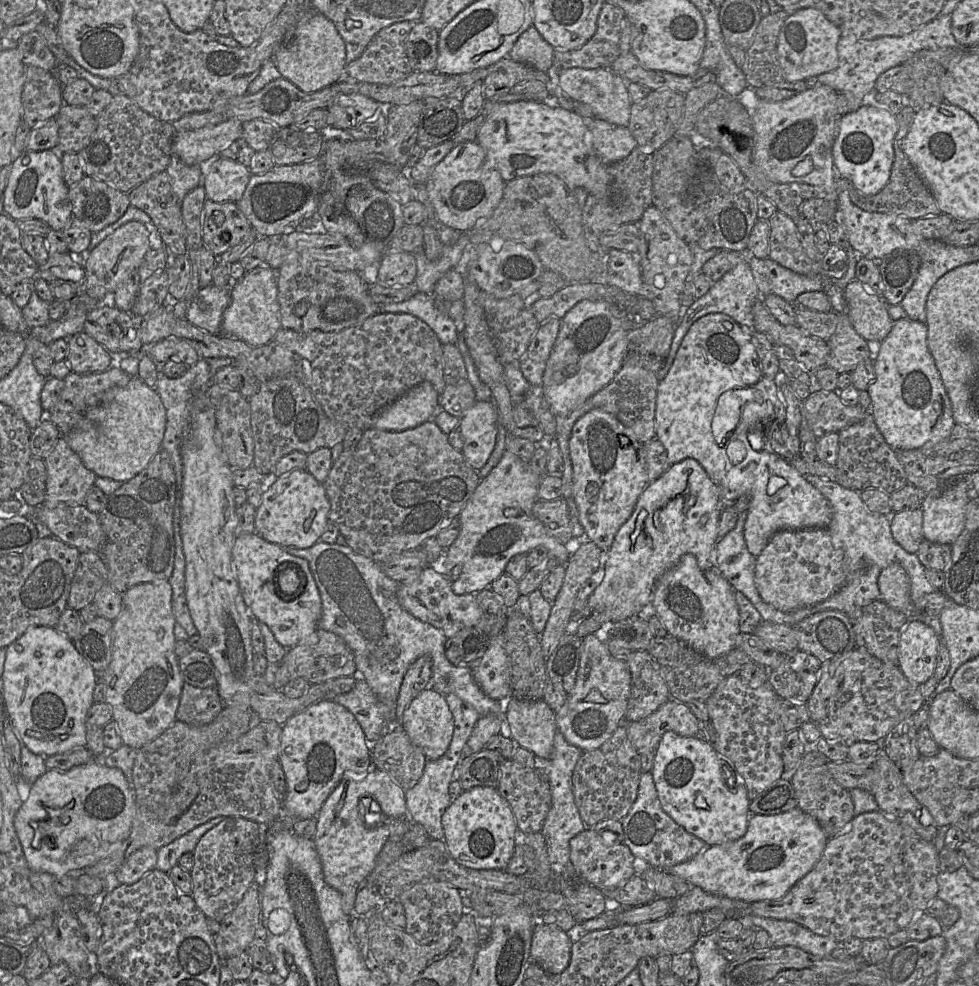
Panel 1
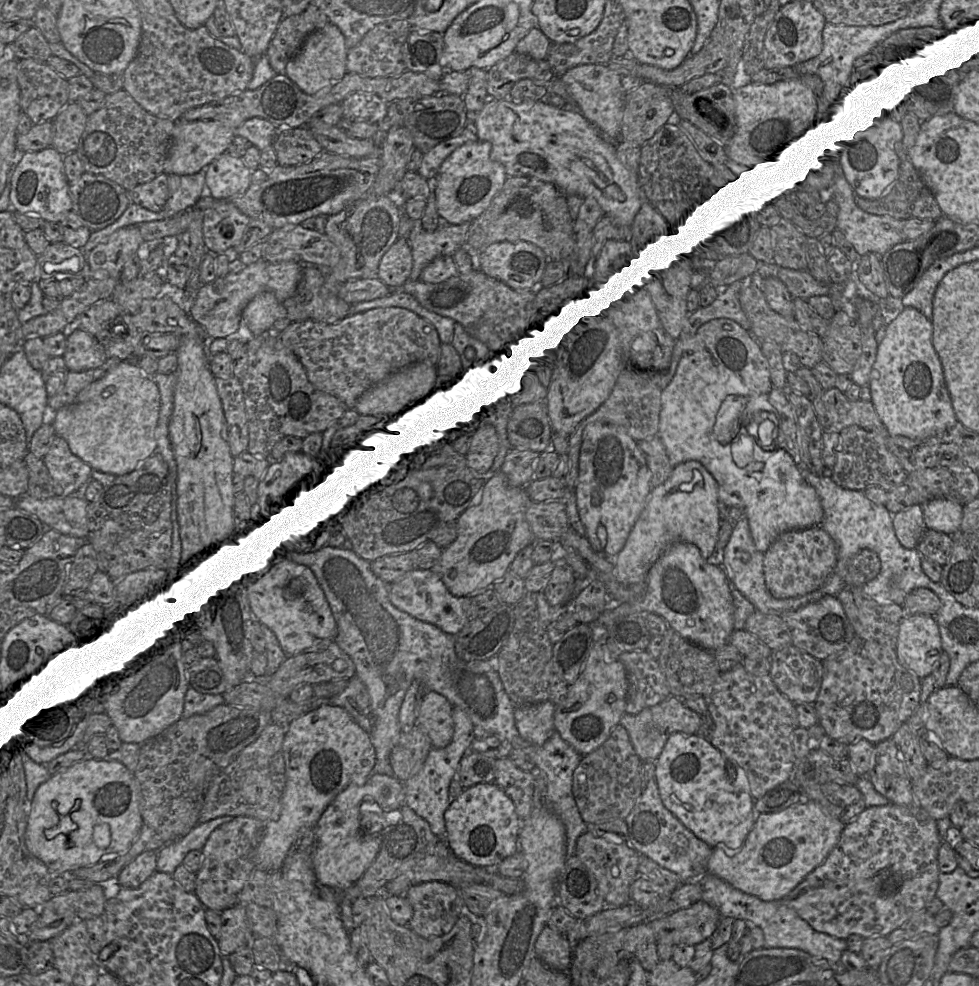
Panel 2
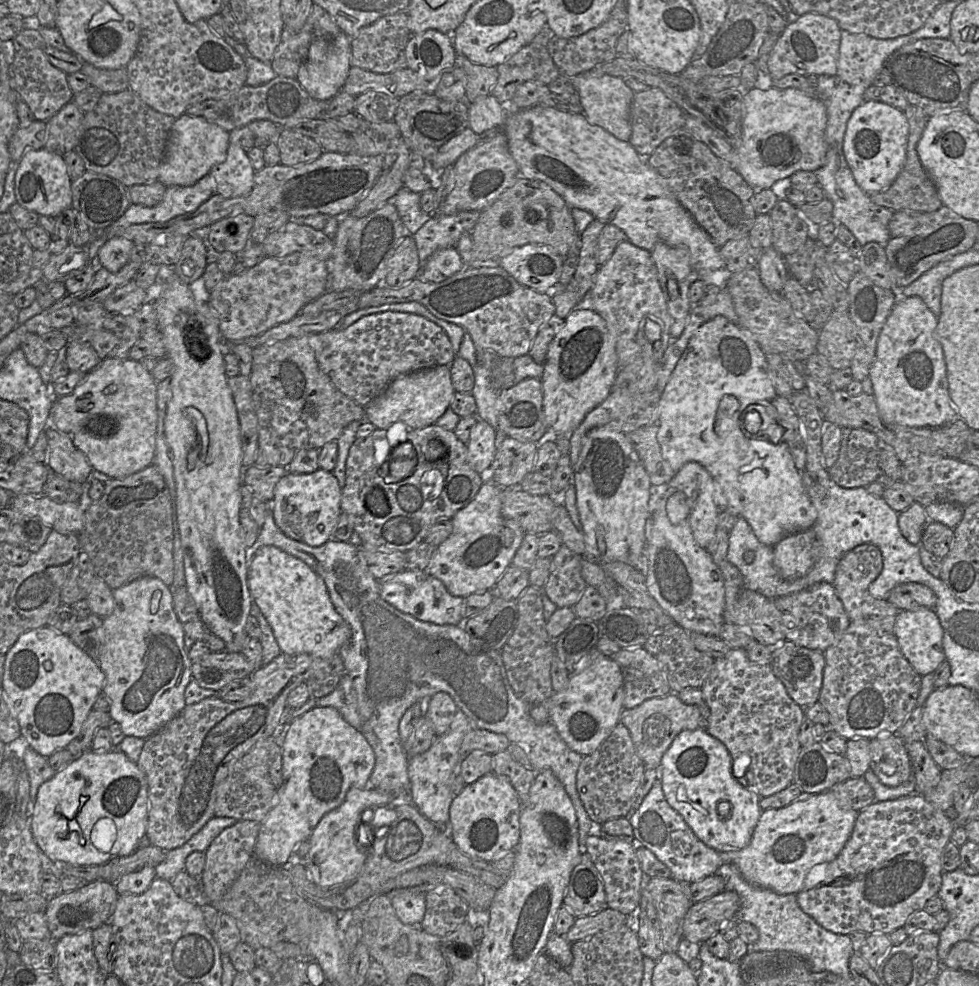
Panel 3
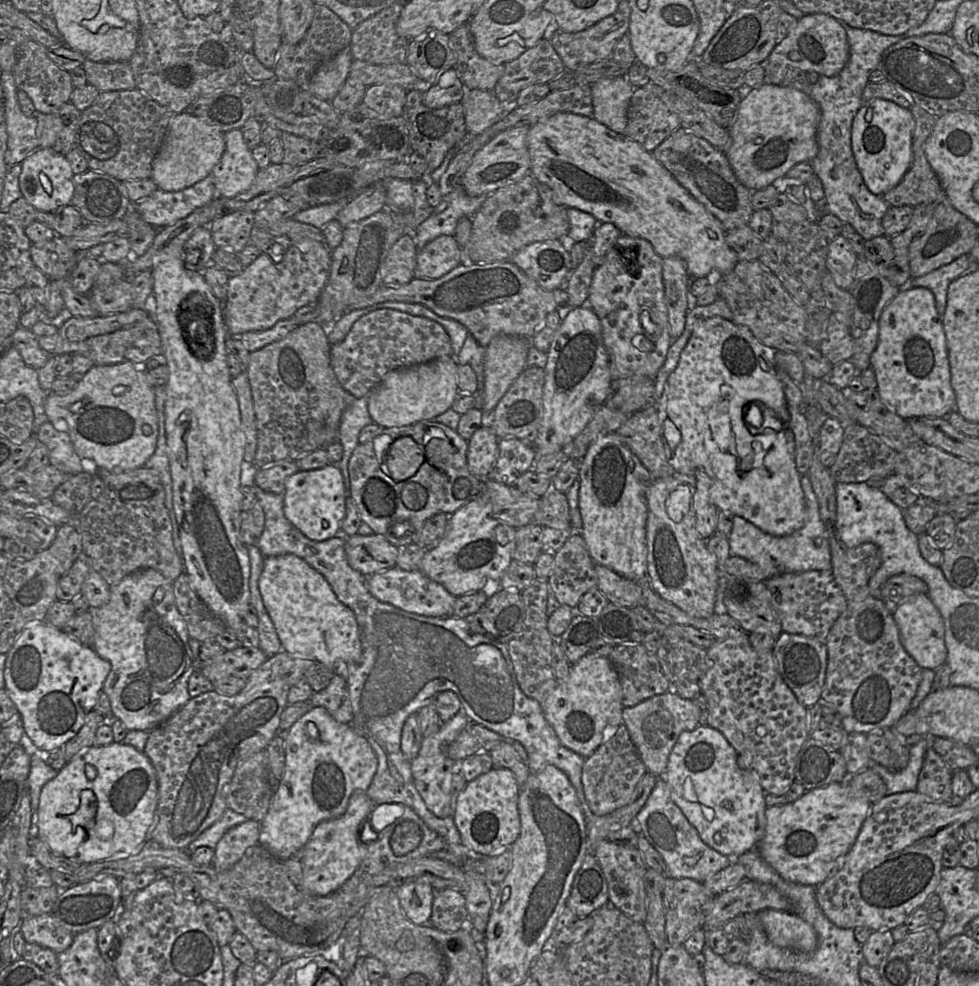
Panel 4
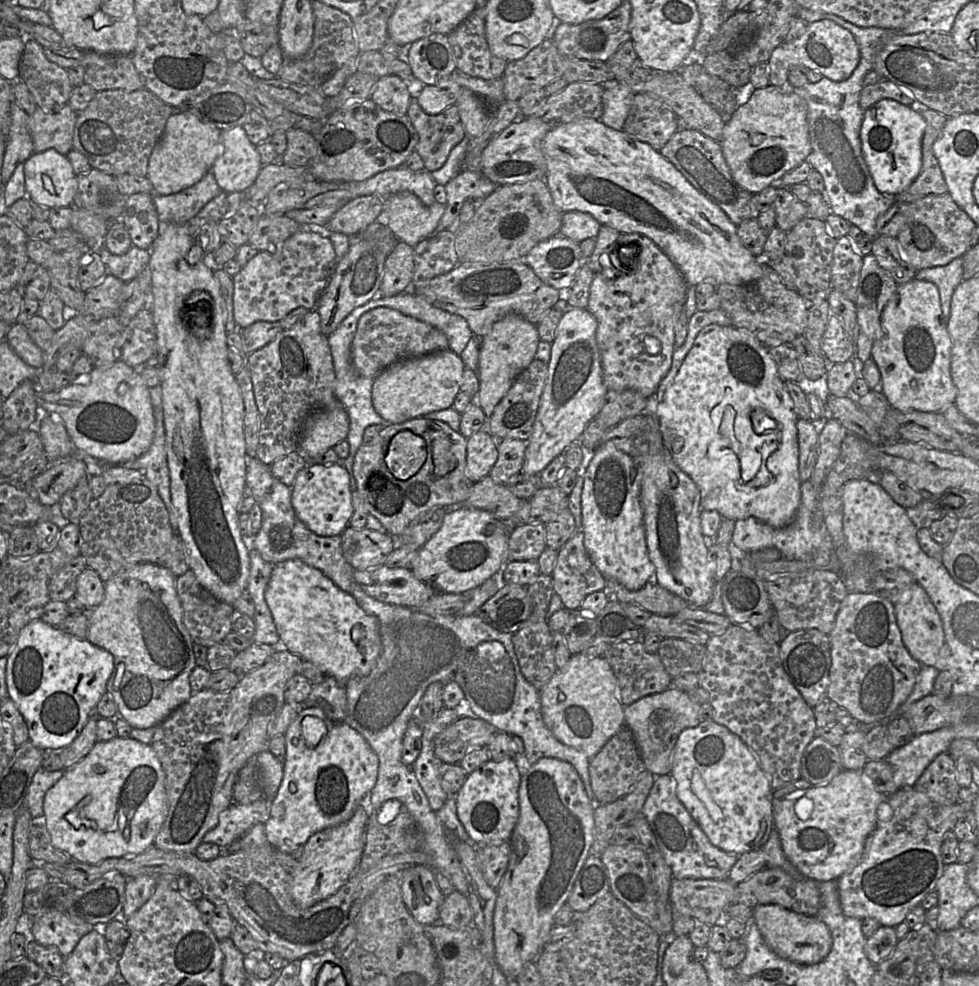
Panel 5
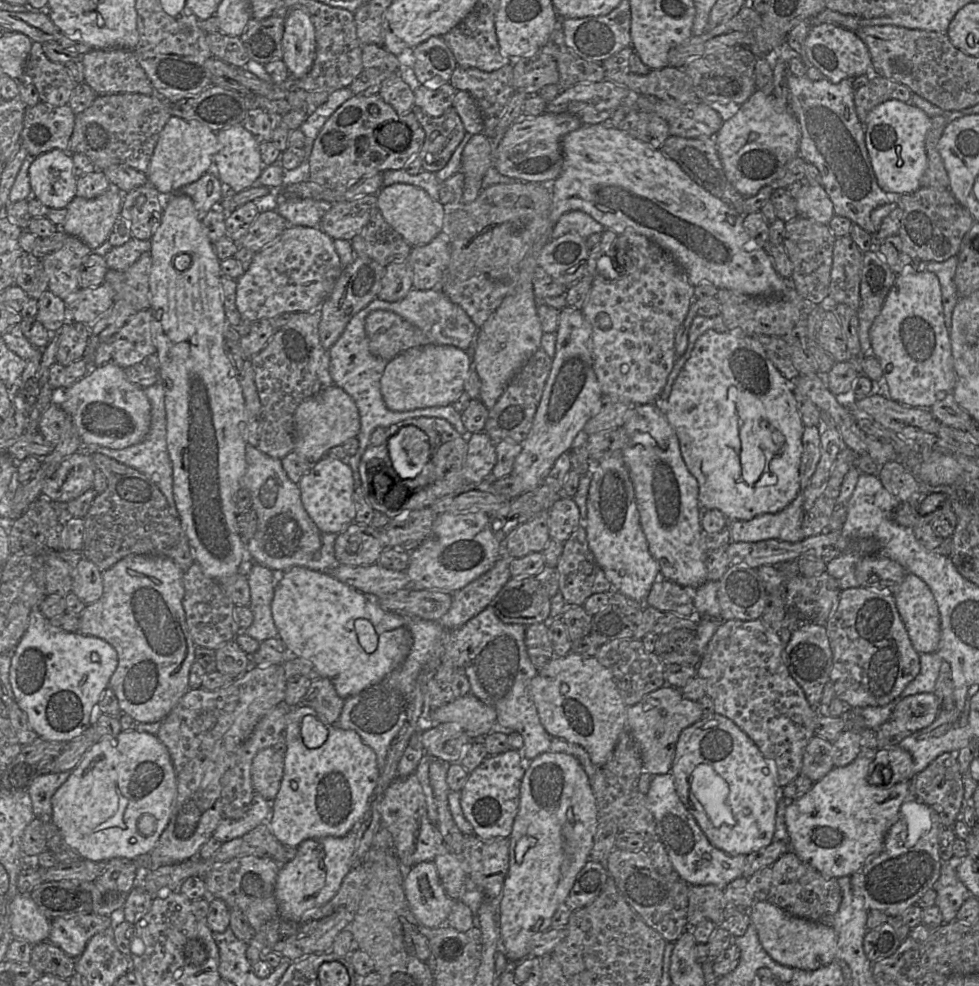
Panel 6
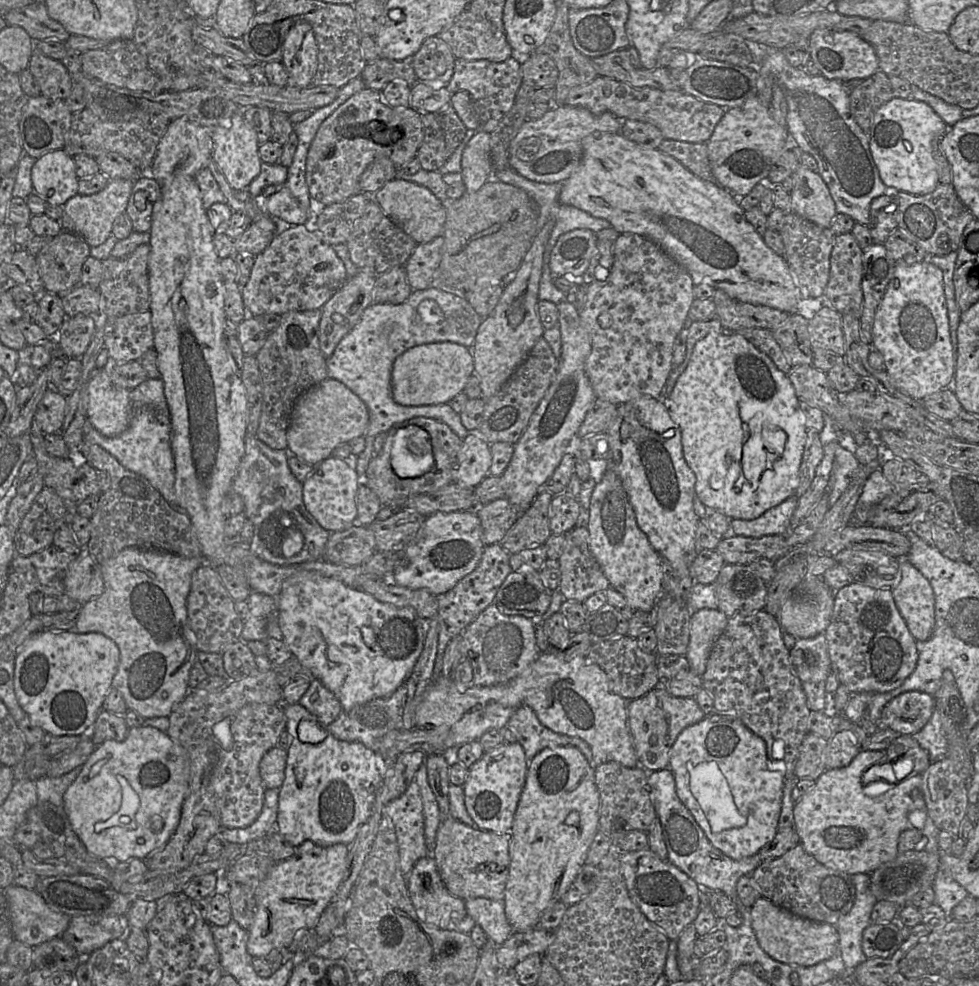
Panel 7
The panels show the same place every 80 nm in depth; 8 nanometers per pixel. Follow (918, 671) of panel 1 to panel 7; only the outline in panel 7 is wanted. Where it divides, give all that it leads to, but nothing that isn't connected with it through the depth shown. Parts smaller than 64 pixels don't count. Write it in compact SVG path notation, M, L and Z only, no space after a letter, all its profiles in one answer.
M905 557L900 559L900 578L893 588L895 604L911 635L917 641L928 640L935 626L935 596L930 582Z

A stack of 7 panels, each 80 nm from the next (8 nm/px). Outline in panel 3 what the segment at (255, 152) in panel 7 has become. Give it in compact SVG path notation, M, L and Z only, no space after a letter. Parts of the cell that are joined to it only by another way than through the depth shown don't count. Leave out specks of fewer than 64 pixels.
M241 129L229 132L229 146L224 161L214 165L210 174L216 183L216 193L233 198L248 194L254 184L255 170L240 144Z

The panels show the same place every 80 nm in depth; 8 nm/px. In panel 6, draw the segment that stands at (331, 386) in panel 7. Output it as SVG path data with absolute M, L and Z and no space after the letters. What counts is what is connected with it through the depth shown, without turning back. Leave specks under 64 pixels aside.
M331 385L320 393L305 399L295 411L294 450L310 464L320 461L333 447L357 437L360 415L353 398L342 388Z

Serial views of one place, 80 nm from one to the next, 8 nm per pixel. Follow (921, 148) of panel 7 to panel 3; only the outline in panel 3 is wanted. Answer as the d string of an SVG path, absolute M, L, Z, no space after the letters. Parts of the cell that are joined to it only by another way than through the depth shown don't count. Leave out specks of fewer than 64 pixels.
M865 101L849 118L843 140L843 153L858 186L868 195L888 188L906 161L909 123L904 111L892 105Z

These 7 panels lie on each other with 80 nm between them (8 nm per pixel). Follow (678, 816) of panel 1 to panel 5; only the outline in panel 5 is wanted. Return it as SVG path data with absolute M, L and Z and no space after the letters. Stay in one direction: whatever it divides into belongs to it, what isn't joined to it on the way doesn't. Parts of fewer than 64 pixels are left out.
M713 719L684 729L672 751L670 774L676 781L676 794L710 842L728 854L743 854L761 849L773 829L773 788L745 742Z

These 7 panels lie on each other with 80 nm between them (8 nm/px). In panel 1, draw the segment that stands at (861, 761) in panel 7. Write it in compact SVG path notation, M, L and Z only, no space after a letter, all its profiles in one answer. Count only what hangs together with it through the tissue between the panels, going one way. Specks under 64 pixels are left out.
M799 807L775 815L752 814L743 837L736 841L703 848L693 858L666 869L670 874L685 879L691 886L728 897L753 903L782 898L792 886L805 876L820 860L829 839L818 822Z

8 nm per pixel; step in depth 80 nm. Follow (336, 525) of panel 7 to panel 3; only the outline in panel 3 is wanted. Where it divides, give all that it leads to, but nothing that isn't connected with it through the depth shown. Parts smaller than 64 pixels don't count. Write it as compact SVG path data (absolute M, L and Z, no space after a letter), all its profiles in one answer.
M318 469L311 473L290 473L274 488L271 511L277 527L289 538L309 546L321 546L332 538L341 515L342 488L332 471Z

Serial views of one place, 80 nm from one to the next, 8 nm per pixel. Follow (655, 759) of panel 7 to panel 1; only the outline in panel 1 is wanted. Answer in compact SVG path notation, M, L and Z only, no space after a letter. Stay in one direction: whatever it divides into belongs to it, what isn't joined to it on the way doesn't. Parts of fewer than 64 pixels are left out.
M669 699L647 717L631 722L625 720L624 723L632 745L640 752L656 750L666 731L685 737L696 736L700 720L687 704Z

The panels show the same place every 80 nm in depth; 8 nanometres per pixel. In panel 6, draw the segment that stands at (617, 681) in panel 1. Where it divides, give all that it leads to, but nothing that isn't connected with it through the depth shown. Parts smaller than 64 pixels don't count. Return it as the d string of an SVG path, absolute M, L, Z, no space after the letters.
M568 653L565 657L554 656L531 681L531 695L537 708L540 722L554 737L578 744L589 754L596 767L602 767L611 757L618 737L627 728L627 708L612 673L595 657Z

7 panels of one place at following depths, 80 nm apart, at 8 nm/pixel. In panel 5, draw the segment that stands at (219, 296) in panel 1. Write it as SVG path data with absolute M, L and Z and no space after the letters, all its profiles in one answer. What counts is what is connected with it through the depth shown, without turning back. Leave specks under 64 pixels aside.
M302 228L298 232L294 233L288 239L284 241L282 245L277 245L274 252L260 251L258 252L252 259L250 259L245 266L241 268L241 270L232 277L234 291L233 291L233 316L235 323L238 329L244 329L251 324L258 321L268 321L268 322L279 322L286 315L288 315L291 311L296 308L303 307L308 310L315 310L317 306L318 299L326 286L329 283L329 280L335 270L337 262L339 260L336 257L335 250L332 242L330 241L327 233L321 233L311 229Z

